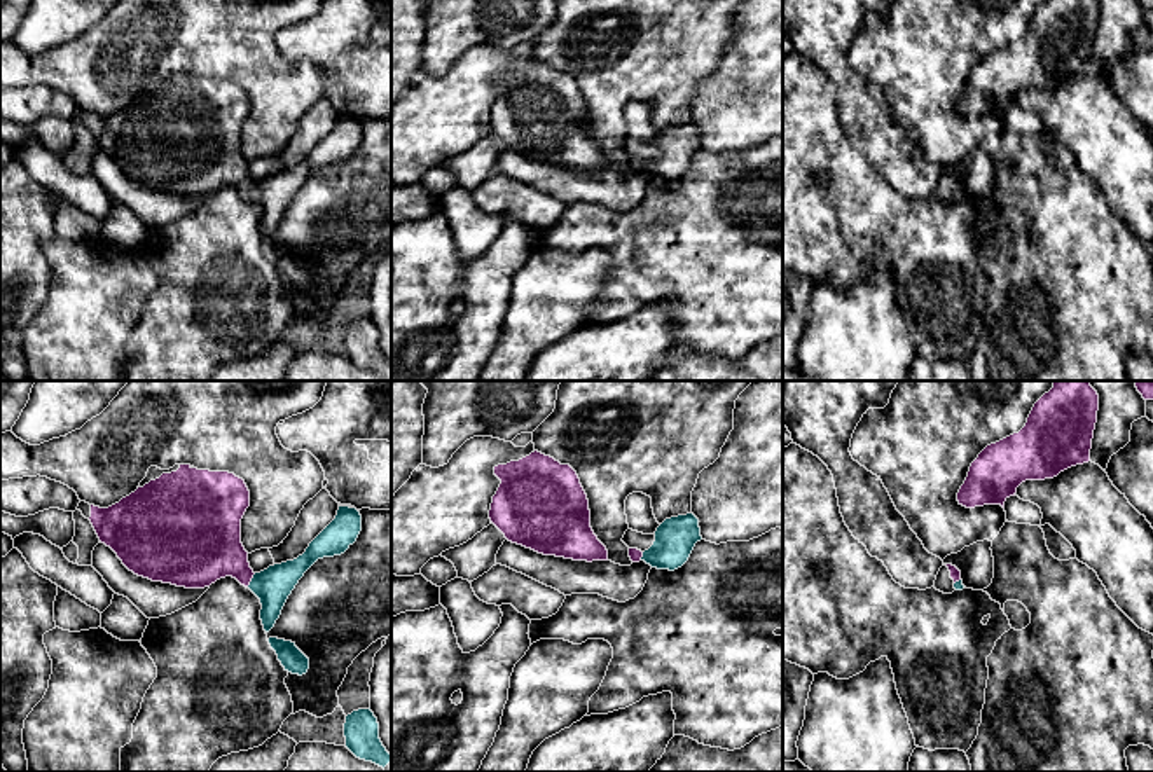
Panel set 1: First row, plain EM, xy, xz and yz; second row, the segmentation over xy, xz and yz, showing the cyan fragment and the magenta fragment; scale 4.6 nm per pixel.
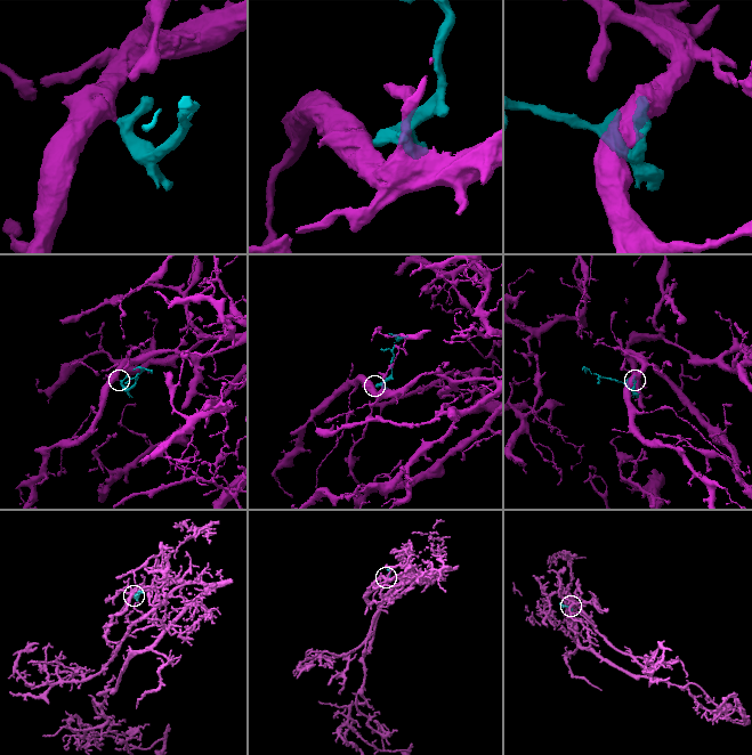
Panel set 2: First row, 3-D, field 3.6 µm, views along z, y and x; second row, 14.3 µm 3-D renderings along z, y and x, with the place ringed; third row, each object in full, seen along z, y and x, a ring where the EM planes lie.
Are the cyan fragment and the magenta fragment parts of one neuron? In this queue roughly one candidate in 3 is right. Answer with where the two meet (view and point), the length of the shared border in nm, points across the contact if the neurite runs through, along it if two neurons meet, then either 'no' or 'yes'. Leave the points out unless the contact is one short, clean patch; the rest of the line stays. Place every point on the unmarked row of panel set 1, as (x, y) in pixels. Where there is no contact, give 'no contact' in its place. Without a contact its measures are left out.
xy (252, 189) | 80 nm | across xy (273, 194), (252, 189), (226, 165), (208, 158) | yes

